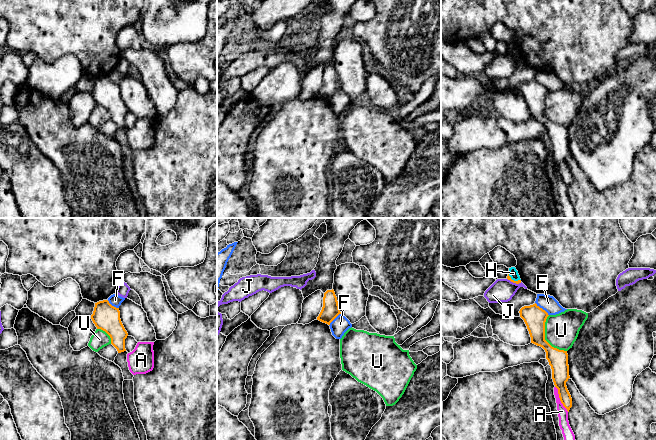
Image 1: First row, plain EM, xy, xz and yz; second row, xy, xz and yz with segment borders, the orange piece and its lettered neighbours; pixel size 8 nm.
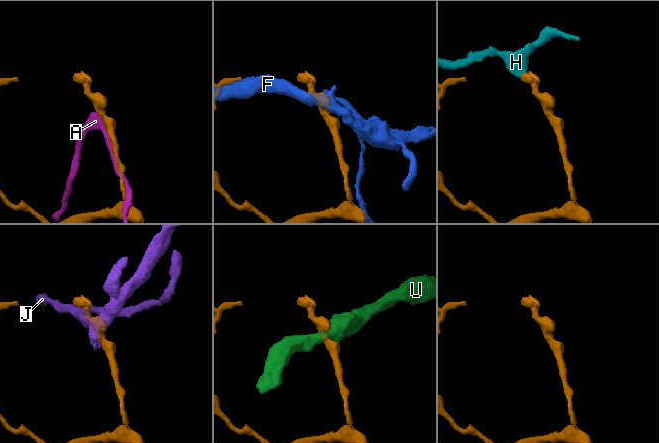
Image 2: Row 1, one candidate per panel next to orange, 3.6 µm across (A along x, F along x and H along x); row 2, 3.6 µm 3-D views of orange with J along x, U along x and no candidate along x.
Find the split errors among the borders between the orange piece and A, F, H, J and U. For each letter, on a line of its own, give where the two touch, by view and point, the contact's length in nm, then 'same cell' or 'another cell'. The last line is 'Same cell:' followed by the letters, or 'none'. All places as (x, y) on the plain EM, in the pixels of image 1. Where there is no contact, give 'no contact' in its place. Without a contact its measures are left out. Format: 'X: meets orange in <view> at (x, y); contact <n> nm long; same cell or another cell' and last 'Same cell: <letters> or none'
A: meets orange in yz at (560, 175); contact 240 nm long; another cell
F: meets orange in yz at (541, 84); contact 160 nm long; another cell
H: meets orange in yz at (513, 56); contact 120 nm long; another cell
J: meets orange in yz at (514, 58); contact 120 nm long; another cell
U: meets orange in yz at (544, 114); contact 320 nm long; another cell
Same cell: none

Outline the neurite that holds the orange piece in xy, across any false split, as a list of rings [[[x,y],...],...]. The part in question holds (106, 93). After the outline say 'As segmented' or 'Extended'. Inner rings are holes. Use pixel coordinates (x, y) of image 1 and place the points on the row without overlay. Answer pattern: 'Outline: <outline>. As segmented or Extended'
Outline: [[[108,76],[95,79],[91,95],[97,105],[105,107],[111,114],[111,120],[118,129],[126,127],[125,115],[128,112],[121,95],[119,84],[112,82]]]. As segmented

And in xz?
Outline: [[[327,66],[323,73],[323,83],[317,96],[330,101],[341,90],[334,66]]]. As segmented

